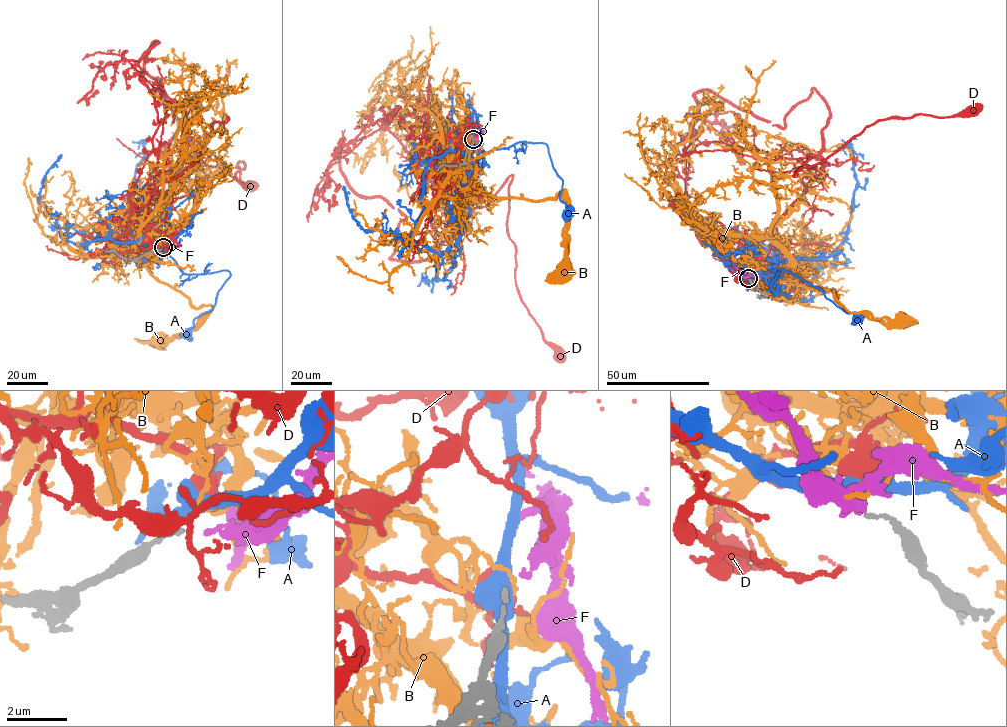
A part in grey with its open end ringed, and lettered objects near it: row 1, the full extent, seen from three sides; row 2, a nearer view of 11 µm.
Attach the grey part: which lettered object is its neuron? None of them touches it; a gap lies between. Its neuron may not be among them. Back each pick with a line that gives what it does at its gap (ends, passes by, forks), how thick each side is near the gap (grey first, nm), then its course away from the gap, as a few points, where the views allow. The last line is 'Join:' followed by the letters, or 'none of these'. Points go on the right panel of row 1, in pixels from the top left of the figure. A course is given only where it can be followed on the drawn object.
F: It ends there. Thickness 130 nm (grey) against 160 nm. Its course: (746, 278), (759, 277), (771, 272), (770, 270)
Join: F

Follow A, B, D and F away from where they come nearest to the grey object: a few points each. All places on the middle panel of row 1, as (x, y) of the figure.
A: (473, 140), (473, 147), (486, 153), (521, 142), (547, 145), (563, 180), (559, 199), (566, 214)
B: (473, 137), (463, 146), (467, 160), (457, 168), (479, 190), (532, 200), (565, 191), (565, 267)
D: (473, 138), (440, 143), (446, 216), (459, 232), (460, 207), (484, 206), (512, 175), (516, 285), (561, 356)
F: (474, 138), (476, 136), (480, 149), (475, 164), (472, 164)

